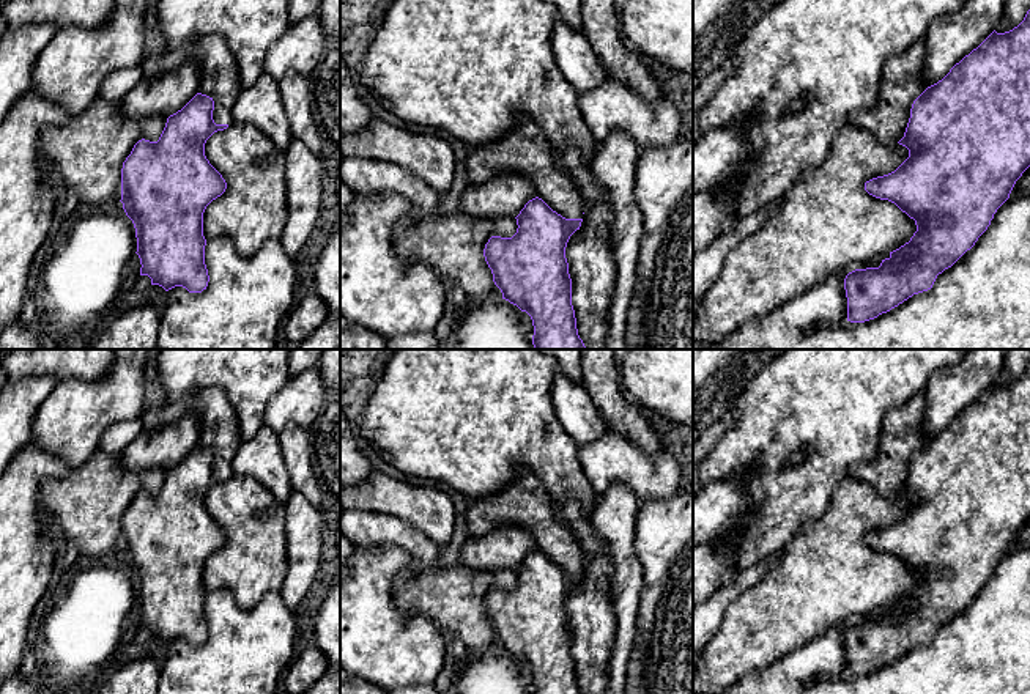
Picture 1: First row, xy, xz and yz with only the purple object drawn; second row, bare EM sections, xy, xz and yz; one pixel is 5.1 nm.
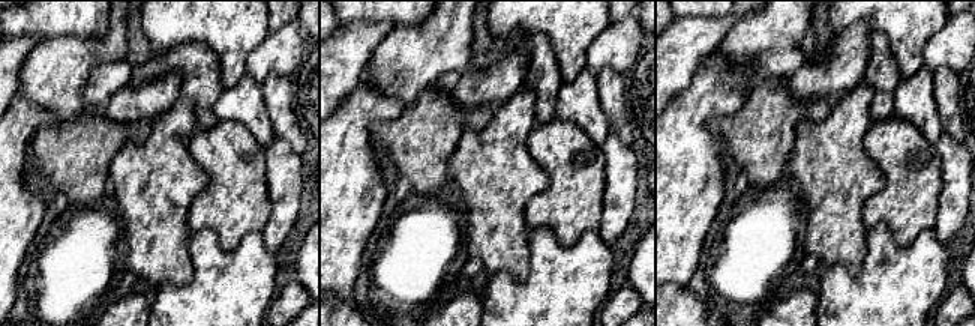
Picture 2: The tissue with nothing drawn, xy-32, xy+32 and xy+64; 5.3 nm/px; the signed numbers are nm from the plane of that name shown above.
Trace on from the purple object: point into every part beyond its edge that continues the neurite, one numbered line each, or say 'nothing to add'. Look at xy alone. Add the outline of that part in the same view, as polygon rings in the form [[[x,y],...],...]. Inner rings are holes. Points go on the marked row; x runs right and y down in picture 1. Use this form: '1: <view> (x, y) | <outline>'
1: xy (219, 79) | [[[203,36],[191,42],[167,46],[159,55],[142,61],[146,77],[159,77],[187,61],[198,68],[198,93],[214,101],[216,124],[232,124],[232,109],[241,90],[238,65],[222,36]]]

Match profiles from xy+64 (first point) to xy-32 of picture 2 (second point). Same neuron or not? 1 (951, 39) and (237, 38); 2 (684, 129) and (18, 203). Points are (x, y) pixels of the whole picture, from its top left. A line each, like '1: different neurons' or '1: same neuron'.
1: different neurons
2: same neuron

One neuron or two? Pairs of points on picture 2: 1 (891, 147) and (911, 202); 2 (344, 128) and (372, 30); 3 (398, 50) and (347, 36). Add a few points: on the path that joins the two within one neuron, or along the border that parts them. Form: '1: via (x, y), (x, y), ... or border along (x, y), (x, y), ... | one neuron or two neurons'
1: via (903, 161), (903, 169), (911, 176), (911, 188) | one neuron
2: border along (363, 74), (362, 80), (335, 108) | two neurons
3: border along (395, 26), (374, 51), (363, 74) | two neurons

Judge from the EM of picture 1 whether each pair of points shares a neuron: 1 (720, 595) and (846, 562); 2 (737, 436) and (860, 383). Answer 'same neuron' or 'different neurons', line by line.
1: same neuron
2: same neuron

